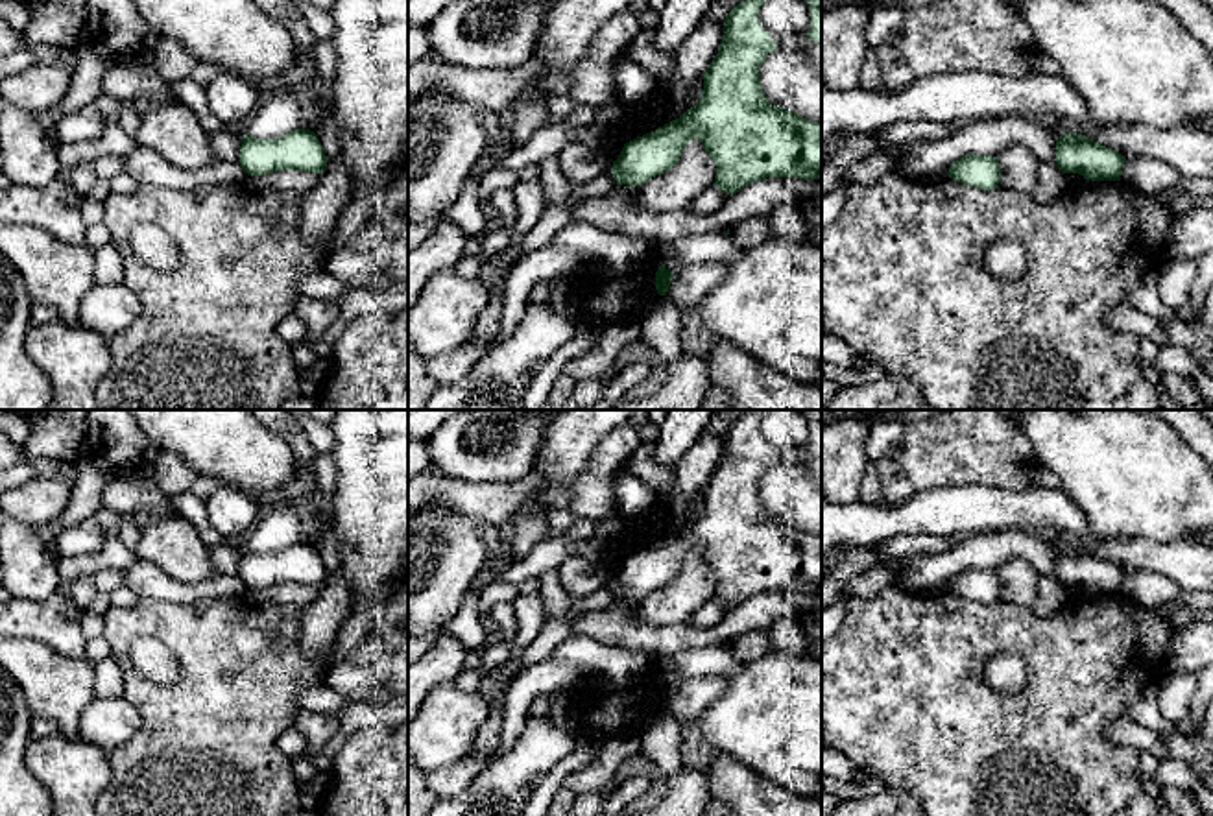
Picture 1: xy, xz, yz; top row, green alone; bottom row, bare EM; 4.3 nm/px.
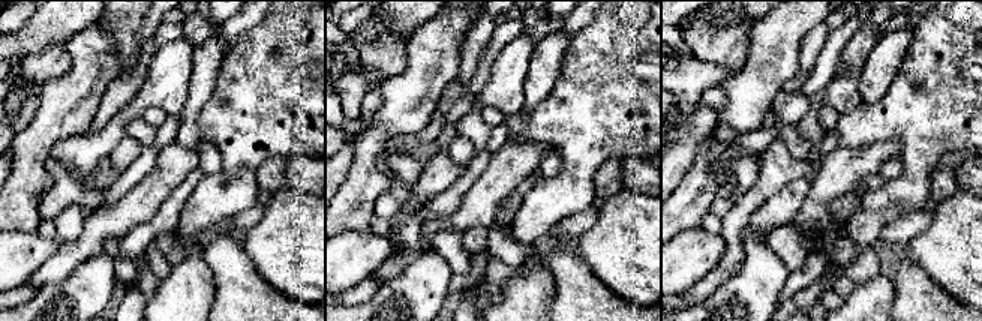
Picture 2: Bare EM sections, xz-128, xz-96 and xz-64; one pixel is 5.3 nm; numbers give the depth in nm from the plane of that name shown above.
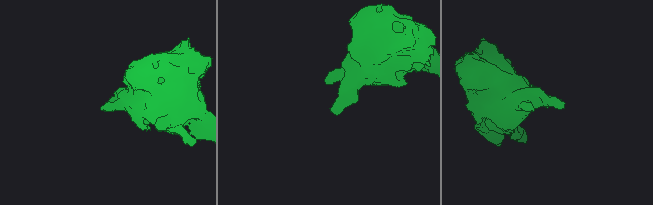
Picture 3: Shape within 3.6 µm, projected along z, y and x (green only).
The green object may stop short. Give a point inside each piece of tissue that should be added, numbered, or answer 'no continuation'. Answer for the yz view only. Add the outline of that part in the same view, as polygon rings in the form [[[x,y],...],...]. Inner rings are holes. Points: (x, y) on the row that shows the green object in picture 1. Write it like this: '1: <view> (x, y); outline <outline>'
no continuation

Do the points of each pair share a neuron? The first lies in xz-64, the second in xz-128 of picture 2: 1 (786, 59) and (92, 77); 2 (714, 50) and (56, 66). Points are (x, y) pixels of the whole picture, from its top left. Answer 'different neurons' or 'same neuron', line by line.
1: same neuron
2: same neuron

